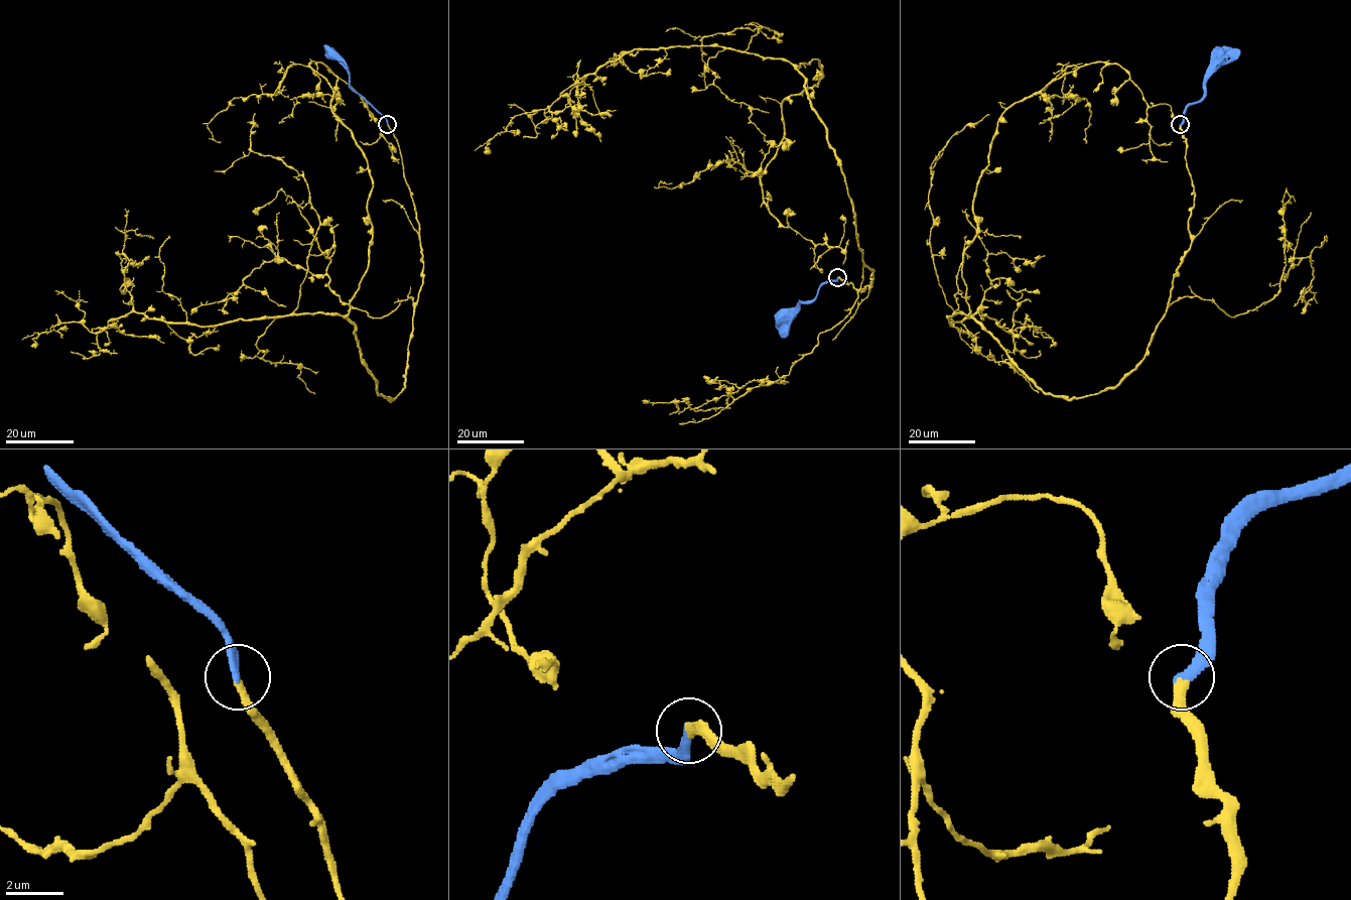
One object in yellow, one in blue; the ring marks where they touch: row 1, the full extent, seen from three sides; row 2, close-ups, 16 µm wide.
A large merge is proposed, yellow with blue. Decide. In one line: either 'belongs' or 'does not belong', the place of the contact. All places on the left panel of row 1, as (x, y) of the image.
belongs | (387, 124)

